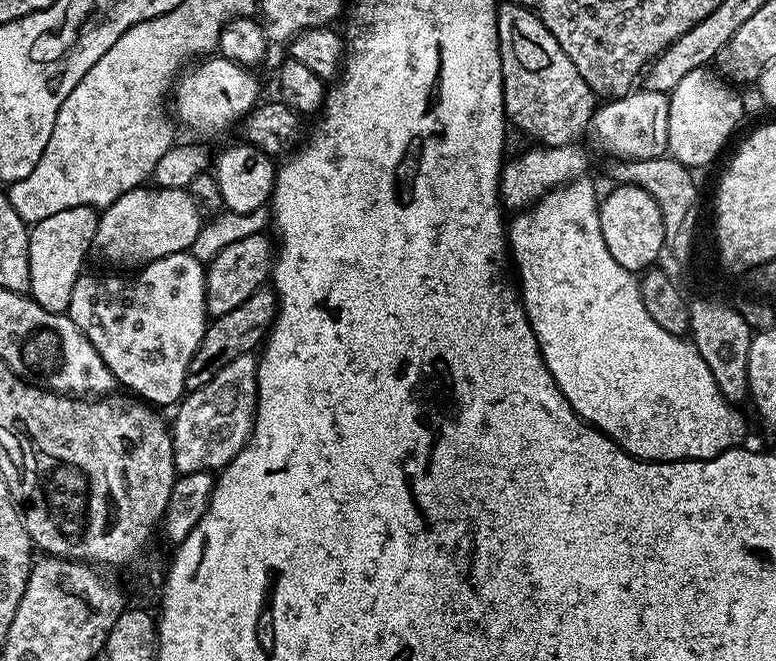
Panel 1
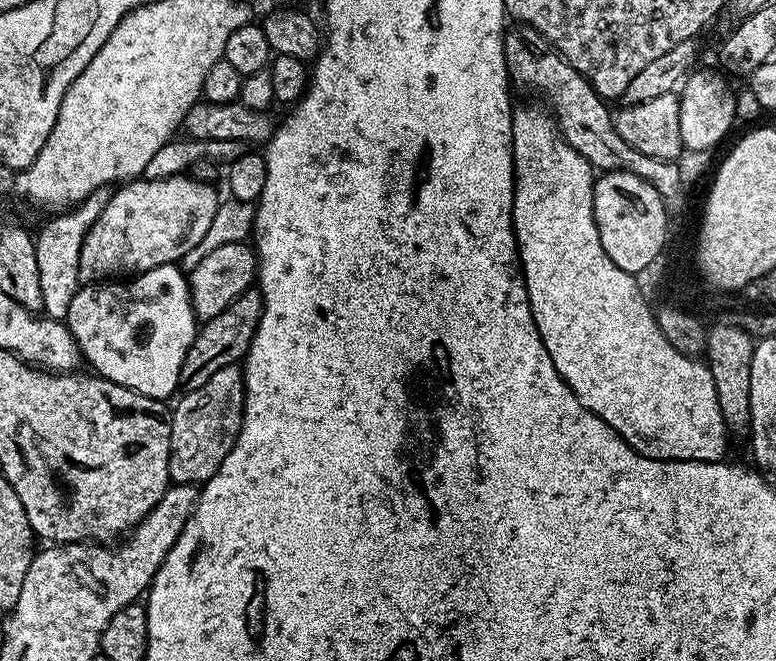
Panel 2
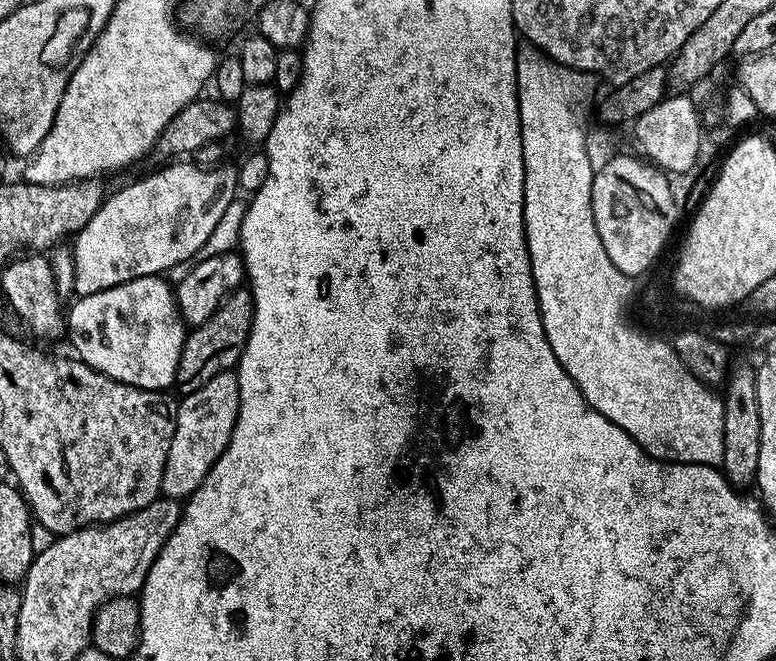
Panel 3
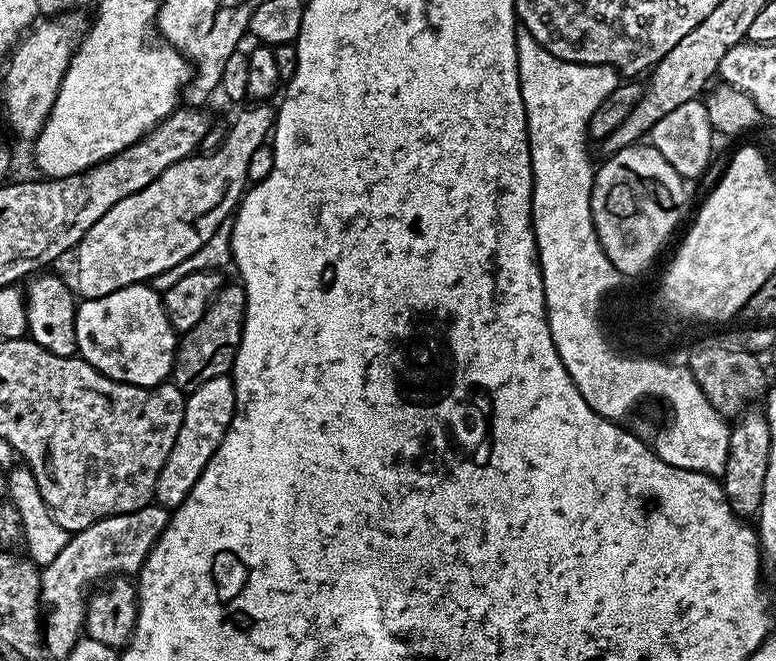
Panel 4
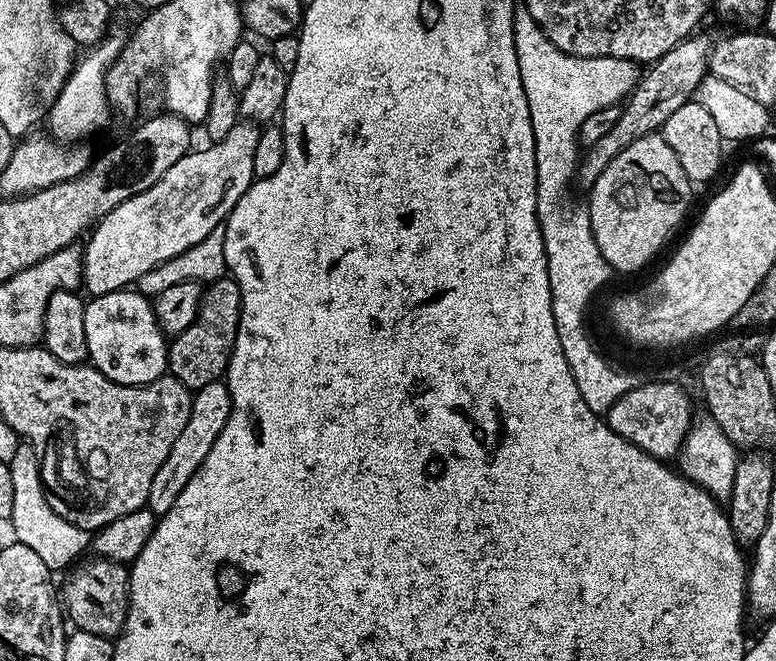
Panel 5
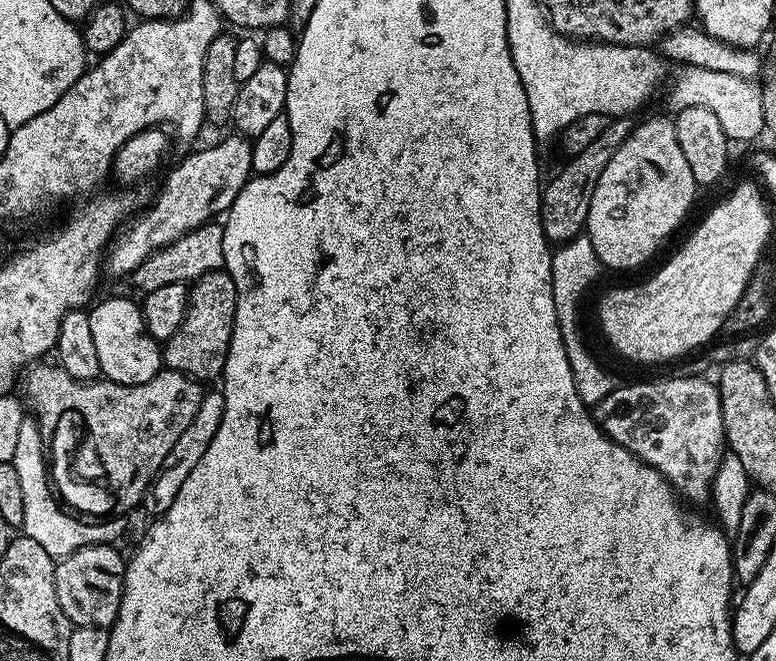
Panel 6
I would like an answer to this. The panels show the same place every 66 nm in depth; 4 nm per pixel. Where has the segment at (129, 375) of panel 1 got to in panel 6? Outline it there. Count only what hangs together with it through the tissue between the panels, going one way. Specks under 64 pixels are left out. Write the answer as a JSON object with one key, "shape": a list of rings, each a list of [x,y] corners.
{"shape":[[[114,295],[107,299],[101,304],[93,303],[88,312],[101,373],[116,384],[150,382],[162,371],[161,345],[146,330],[144,315],[135,299]]]}

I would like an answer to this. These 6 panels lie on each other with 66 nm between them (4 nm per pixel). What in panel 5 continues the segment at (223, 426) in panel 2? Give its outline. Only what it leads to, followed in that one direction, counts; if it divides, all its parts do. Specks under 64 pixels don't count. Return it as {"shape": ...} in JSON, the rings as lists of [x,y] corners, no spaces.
{"shape":[[[215,380],[195,389],[190,418],[186,422],[185,428],[182,429],[182,434],[178,434],[174,446],[170,446],[170,454],[166,454],[166,462],[162,462],[158,474],[154,474],[154,483],[150,485],[146,507],[155,516],[158,518],[164,516],[166,510],[170,510],[170,506],[174,506],[174,502],[177,500],[178,494],[182,494],[186,482],[190,482],[190,478],[196,473],[198,466],[202,466],[202,462],[206,462],[206,454],[210,454],[210,446],[214,446],[214,442],[218,442],[218,434],[222,434],[222,426],[226,426],[226,418],[230,418],[231,409],[232,399],[227,383]]]}

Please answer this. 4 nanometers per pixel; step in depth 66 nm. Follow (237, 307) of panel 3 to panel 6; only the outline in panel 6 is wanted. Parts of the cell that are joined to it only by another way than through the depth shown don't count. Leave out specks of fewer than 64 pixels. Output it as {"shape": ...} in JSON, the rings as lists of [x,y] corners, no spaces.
{"shape":[[[223,270],[206,273],[191,281],[188,290],[188,309],[182,318],[182,326],[174,330],[169,340],[162,344],[162,364],[169,372],[181,372],[192,380],[207,382],[221,375],[226,366],[226,358],[230,350],[230,342],[234,334],[234,318],[236,317],[236,287],[230,274]]]}

